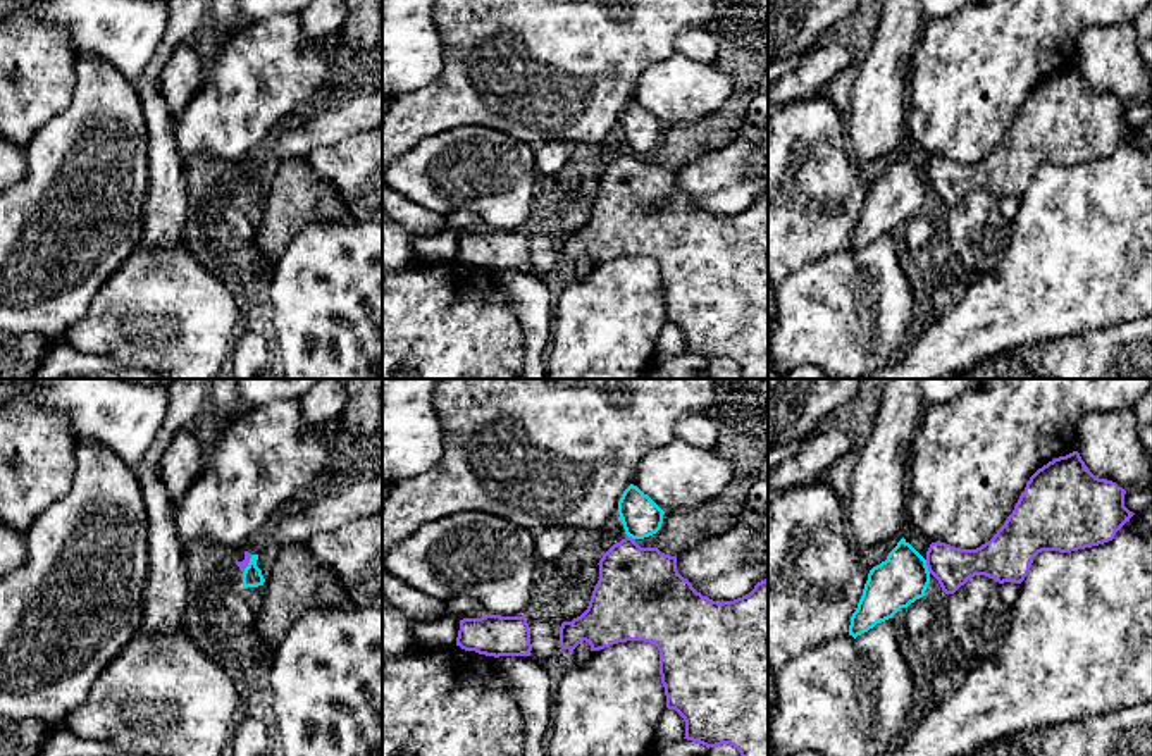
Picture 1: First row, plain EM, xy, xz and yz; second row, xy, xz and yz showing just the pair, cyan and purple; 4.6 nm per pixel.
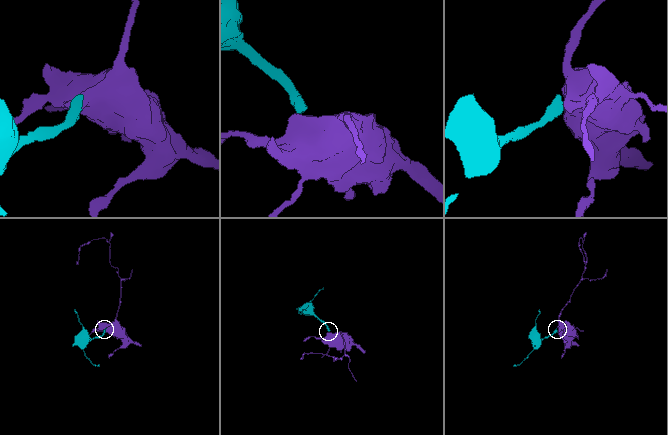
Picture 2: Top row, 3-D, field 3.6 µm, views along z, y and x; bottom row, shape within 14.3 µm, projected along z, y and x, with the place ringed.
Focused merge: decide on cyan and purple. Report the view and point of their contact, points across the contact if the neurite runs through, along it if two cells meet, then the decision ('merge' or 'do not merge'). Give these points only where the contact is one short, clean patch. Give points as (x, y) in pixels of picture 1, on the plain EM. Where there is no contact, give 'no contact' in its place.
contact yz (927, 181); border yz (925, 174), (930, 186); do not merge

